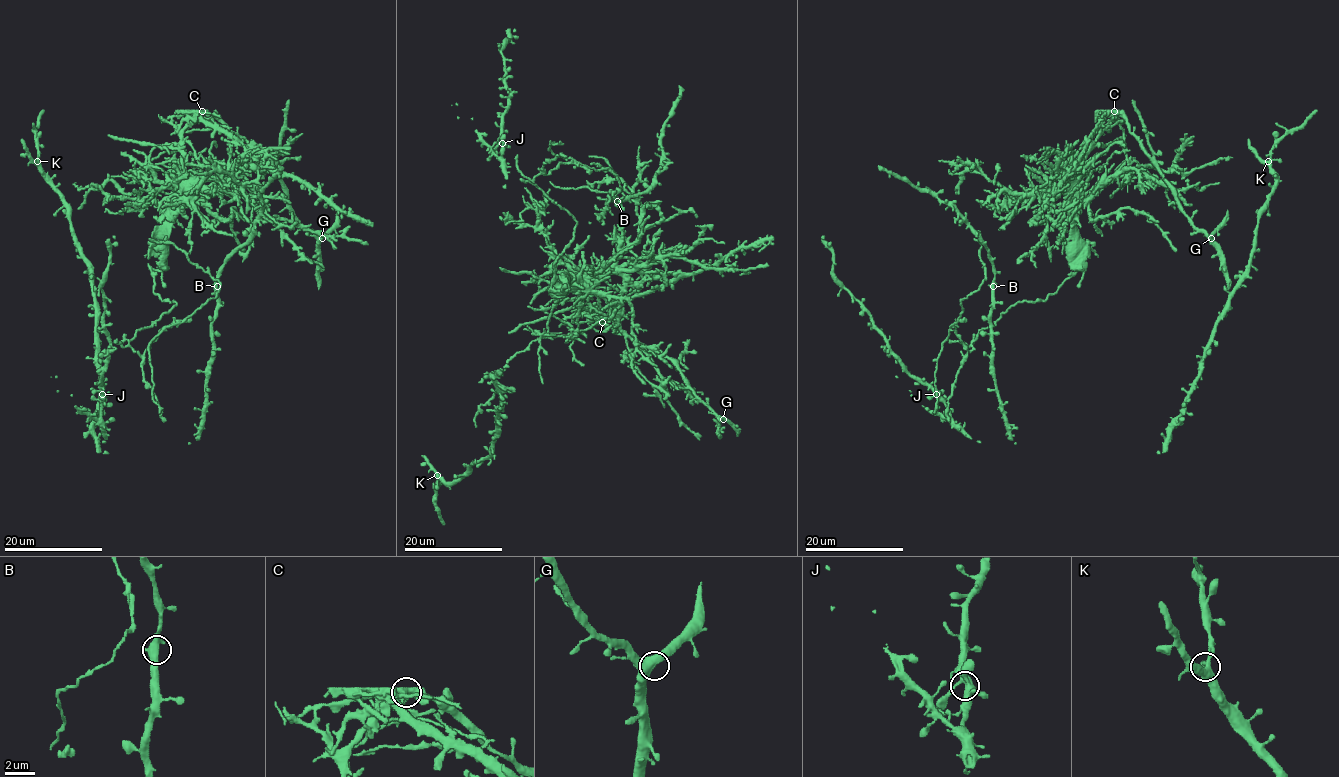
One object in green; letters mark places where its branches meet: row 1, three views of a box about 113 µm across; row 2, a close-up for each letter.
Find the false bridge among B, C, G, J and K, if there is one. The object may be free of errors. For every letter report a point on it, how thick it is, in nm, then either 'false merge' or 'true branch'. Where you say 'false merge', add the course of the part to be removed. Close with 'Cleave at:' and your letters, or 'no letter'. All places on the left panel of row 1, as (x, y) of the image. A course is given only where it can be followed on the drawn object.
B: at (217, 286); 420 nm thick; true branch
C: at (202, 111); 550 nm thick; false merge; foreign part runs (202, 112), (151, 270), (176, 304), (128, 342), (142, 356), (220, 283), (149, 238)
G: at (322, 238); 480 nm thick; true branch
J: at (102, 394); 440 nm thick; true branch
K: at (37, 161); 400 nm thick; true branch
Cleave at: C

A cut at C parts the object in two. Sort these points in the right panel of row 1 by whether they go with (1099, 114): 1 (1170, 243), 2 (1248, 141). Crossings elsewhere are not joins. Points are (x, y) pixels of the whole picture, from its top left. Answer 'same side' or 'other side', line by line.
1: same side
2: other side

